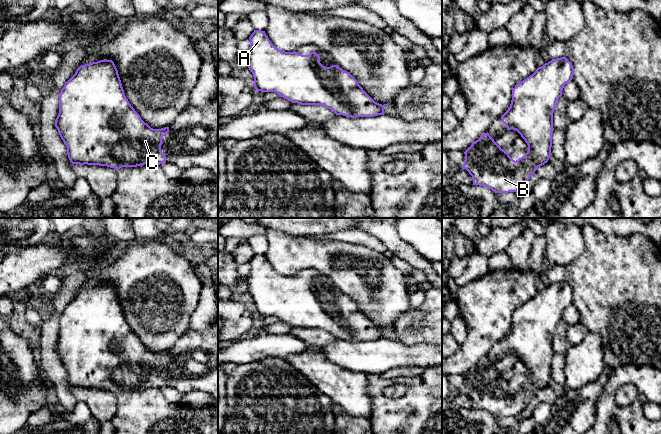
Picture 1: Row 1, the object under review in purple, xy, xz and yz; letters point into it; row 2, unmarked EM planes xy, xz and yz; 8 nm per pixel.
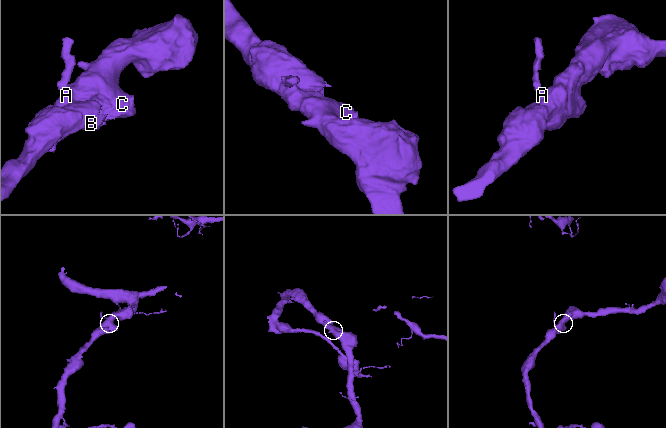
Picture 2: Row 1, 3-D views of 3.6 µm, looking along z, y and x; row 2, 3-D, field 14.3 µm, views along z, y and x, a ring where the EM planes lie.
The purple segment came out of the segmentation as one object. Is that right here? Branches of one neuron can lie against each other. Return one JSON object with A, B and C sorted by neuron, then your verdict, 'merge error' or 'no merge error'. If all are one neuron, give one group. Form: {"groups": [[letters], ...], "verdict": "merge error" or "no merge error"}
{"groups": [["A", "B", "C"]], "verdict": "no merge error"}

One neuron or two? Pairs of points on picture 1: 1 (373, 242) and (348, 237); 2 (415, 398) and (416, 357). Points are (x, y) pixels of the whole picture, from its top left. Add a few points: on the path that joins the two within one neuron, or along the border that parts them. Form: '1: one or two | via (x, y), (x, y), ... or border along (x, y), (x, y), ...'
1: one | via (367, 240), (354, 237)
2: two | border along (431, 366), (426, 369)

